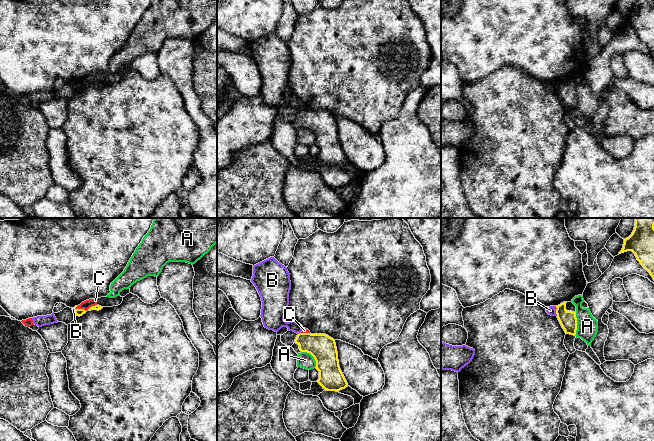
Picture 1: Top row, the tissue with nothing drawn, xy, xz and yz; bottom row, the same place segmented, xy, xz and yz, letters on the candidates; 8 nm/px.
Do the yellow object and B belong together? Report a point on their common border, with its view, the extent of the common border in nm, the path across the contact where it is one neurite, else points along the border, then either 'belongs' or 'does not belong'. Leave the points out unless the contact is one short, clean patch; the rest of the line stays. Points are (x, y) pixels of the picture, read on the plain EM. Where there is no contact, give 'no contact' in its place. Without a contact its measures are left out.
contact yz (556, 89); length 50 nm; border yz (555, 86), (557, 91); does not belong

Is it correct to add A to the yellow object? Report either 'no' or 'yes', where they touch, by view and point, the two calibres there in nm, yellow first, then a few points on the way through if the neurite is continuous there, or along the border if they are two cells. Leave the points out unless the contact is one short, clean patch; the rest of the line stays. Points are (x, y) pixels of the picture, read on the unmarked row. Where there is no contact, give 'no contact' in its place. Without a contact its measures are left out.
no | xz (312, 131) | 220/130 nm

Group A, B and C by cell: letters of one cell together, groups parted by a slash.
A / B C

